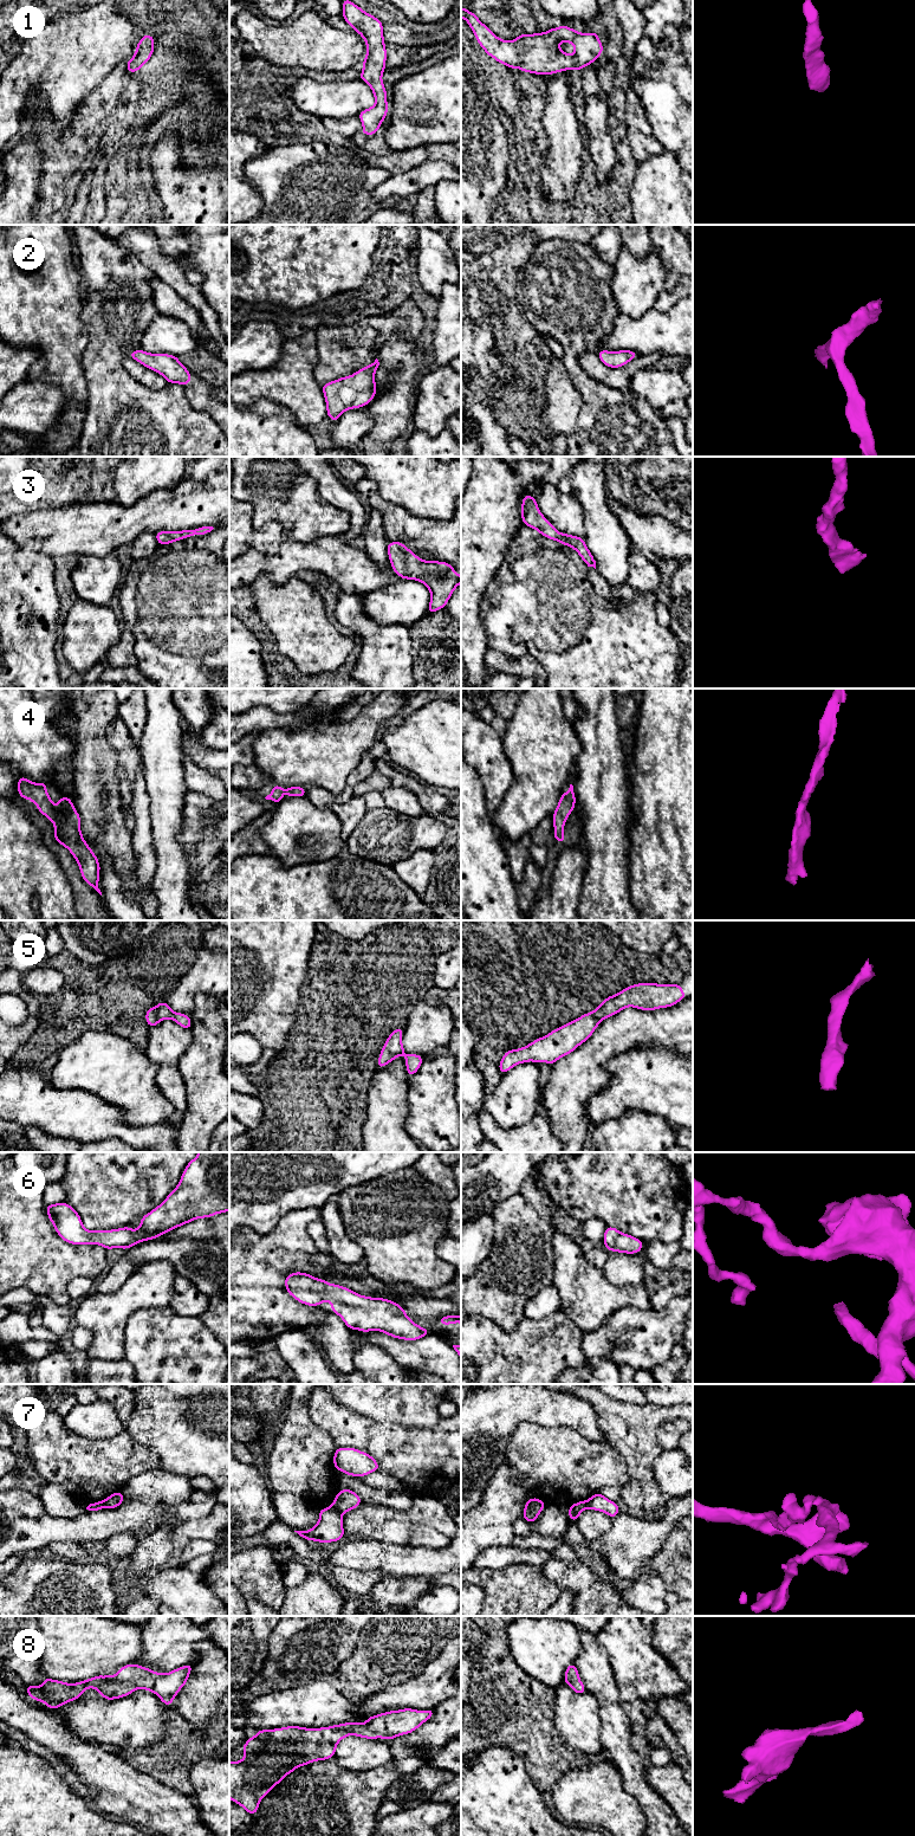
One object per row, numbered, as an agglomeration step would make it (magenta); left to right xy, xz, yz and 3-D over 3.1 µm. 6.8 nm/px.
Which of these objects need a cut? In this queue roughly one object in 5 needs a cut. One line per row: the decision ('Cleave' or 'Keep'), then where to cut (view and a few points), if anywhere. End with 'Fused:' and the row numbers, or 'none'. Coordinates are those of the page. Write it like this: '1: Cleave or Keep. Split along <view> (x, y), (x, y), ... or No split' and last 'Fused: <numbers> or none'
1: Keep. No split
2: Keep. No split
3: Keep. No split
4: Keep. No split
5: Keep. No split
6: Keep. No split
7: Cleave. Split along xz (331, 1506), (341, 1513)
8: Keep. No split
Fused: 7

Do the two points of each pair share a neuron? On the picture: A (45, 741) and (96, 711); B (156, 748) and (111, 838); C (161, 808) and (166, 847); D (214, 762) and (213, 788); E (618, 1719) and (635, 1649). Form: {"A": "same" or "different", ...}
{"A": "different", "B": "different", "C": "same", "D": "different", "E": "different"}

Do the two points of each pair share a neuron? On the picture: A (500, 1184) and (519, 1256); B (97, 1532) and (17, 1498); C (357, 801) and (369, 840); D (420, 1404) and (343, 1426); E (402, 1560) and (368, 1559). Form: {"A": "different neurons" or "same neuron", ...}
{"A": "different neurons", "B": "same neuron", "C": "different neurons", "D": "different neurons", "E": "same neuron"}

